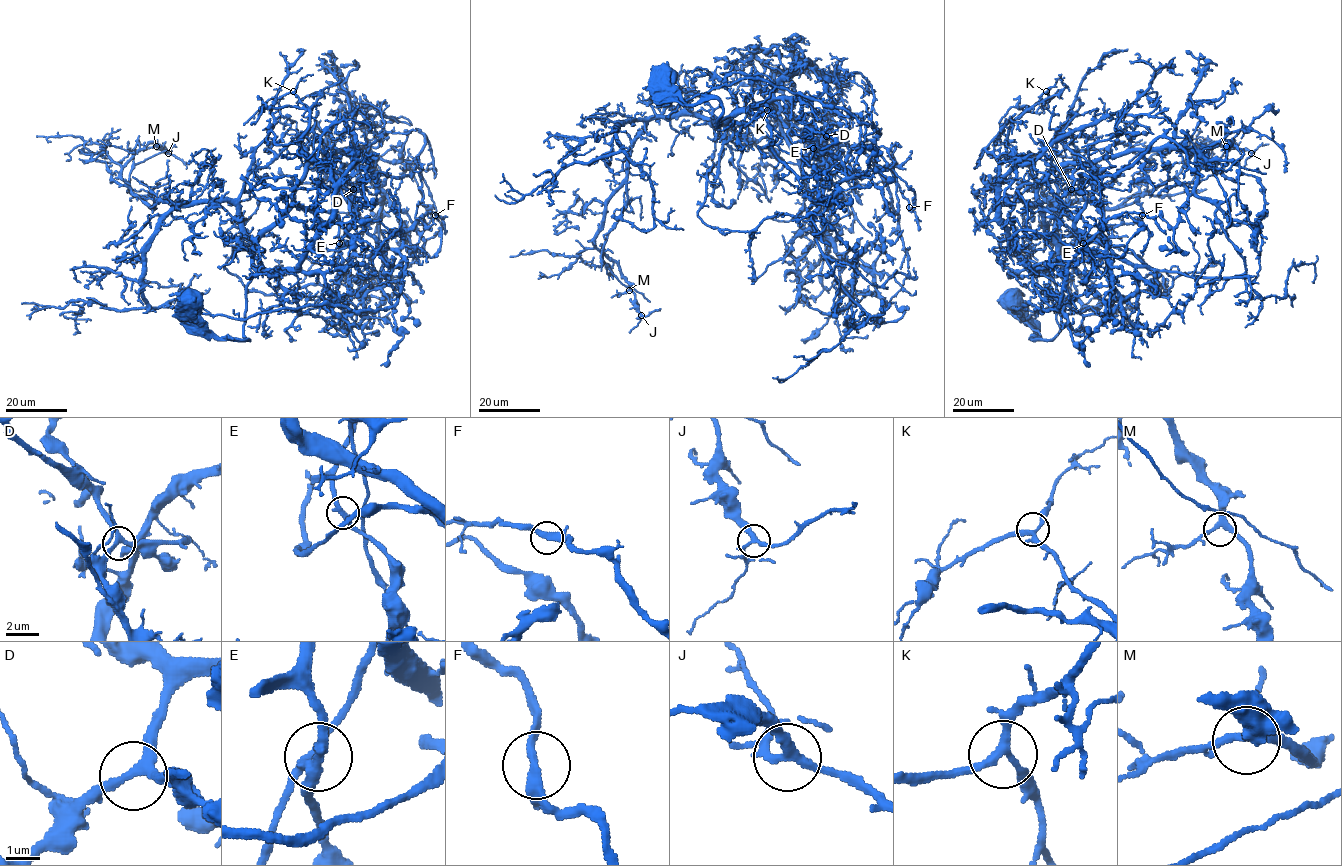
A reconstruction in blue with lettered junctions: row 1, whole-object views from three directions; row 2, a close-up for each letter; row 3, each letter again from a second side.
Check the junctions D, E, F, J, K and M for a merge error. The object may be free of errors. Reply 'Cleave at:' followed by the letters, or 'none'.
Cleave at: E

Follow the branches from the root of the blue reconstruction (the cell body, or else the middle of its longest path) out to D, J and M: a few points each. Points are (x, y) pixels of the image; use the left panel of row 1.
D: (189, 300), (220, 338), (249, 340), (244, 314), (254, 245), (290, 204), (306, 168), (323, 164), (353, 189)
J: (189, 300), (220, 338), (249, 340), (253, 241), (239, 209), (152, 208), (121, 177), (148, 143), (168, 153)
M: (189, 300), (220, 338), (249, 340), (253, 241), (230, 202), (152, 208), (133, 193), (121, 169), (156, 146)

